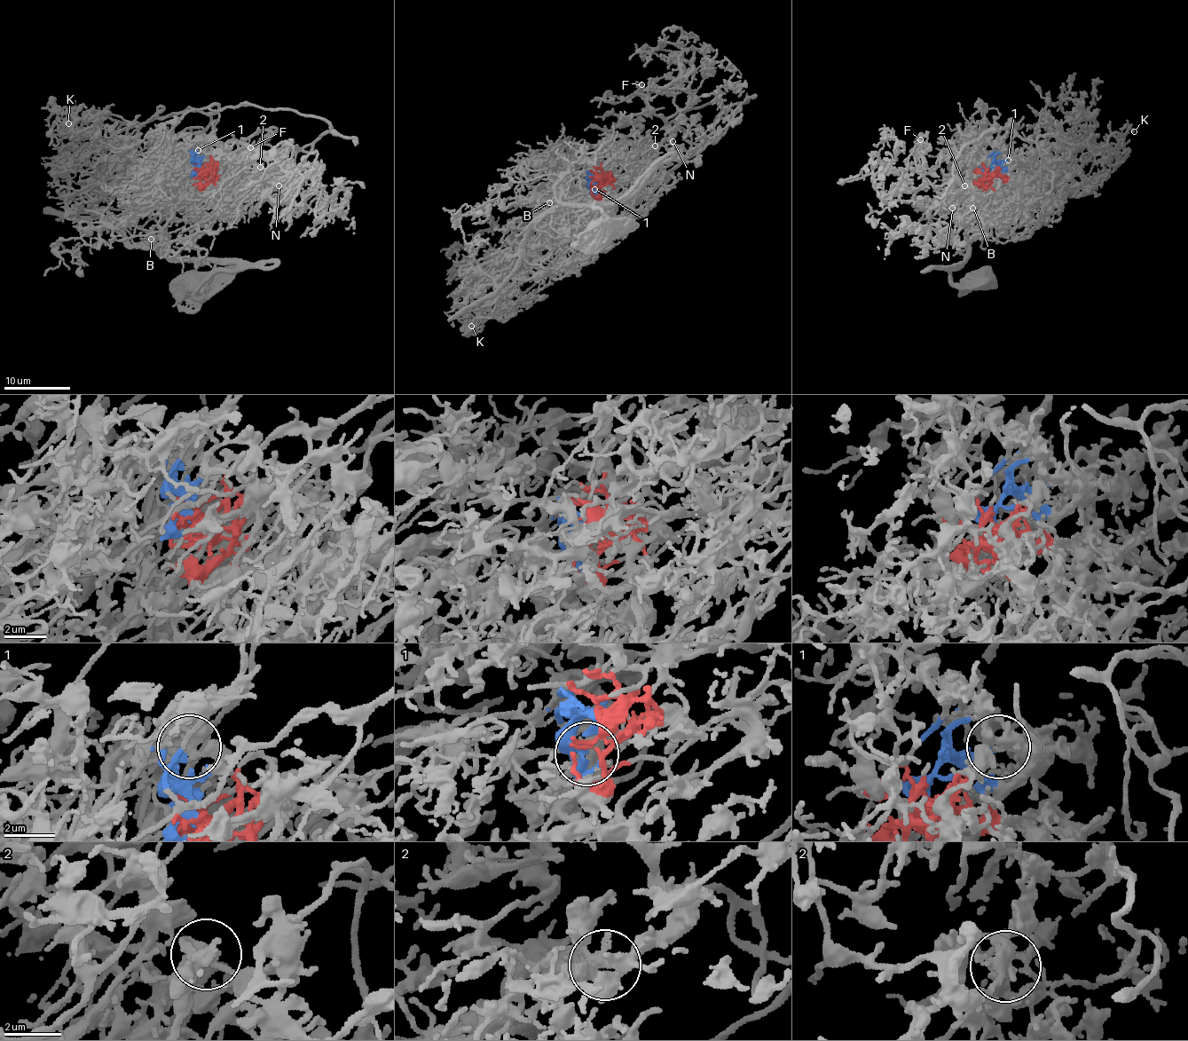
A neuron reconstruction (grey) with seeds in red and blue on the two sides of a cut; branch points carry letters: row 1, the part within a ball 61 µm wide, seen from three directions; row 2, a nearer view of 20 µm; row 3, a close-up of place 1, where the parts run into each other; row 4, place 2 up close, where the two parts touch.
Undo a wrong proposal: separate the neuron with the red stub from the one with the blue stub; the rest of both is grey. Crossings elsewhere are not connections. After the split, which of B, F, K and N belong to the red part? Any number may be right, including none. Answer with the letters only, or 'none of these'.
B

